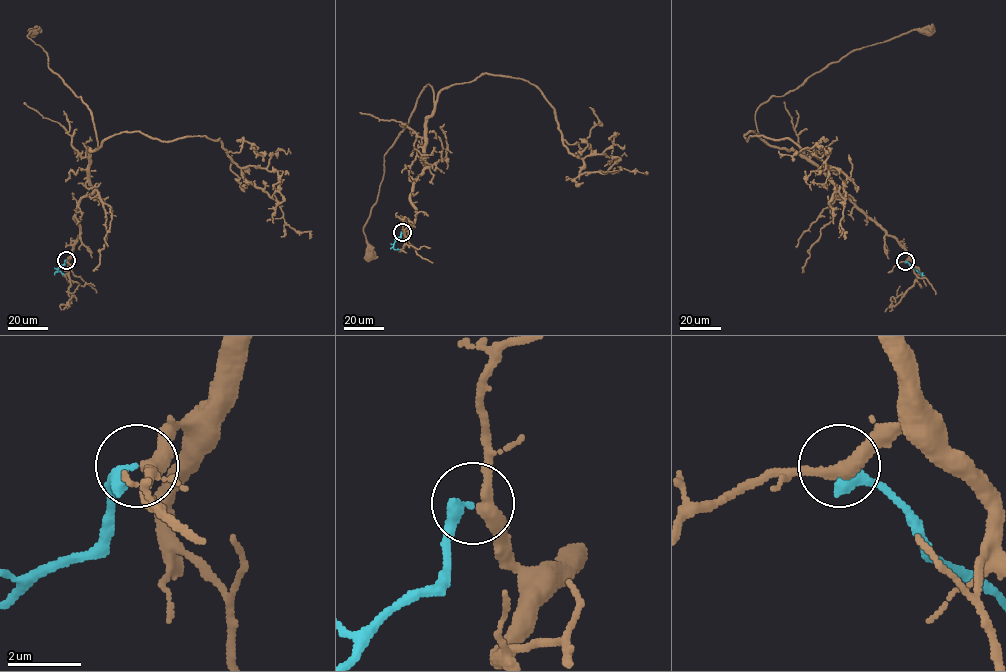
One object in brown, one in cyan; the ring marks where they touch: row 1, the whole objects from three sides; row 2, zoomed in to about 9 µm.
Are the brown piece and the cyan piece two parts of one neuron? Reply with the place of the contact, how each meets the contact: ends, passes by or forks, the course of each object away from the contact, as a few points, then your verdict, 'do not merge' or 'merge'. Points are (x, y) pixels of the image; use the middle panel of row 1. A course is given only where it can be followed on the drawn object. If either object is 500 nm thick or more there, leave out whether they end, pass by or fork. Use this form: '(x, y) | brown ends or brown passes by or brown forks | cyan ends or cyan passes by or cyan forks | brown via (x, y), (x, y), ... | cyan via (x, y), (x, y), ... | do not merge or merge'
(402, 232) | brown passes by | cyan ends | brown via (402, 232), (415, 217), (412, 183), (428, 165), (429, 84), (384, 156), (363, 227), (367, 256) | cyan via (402, 232), (393, 246), (400, 249) | merge

